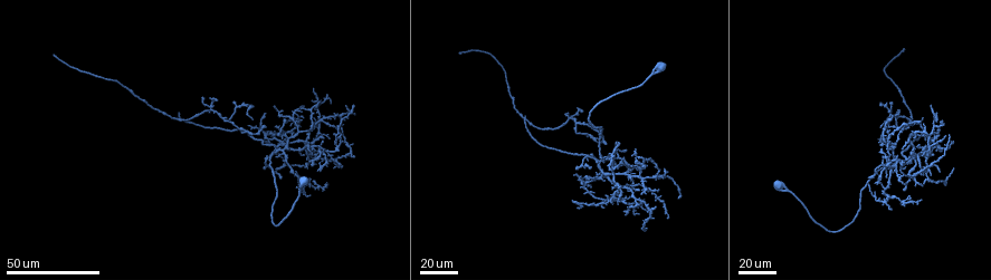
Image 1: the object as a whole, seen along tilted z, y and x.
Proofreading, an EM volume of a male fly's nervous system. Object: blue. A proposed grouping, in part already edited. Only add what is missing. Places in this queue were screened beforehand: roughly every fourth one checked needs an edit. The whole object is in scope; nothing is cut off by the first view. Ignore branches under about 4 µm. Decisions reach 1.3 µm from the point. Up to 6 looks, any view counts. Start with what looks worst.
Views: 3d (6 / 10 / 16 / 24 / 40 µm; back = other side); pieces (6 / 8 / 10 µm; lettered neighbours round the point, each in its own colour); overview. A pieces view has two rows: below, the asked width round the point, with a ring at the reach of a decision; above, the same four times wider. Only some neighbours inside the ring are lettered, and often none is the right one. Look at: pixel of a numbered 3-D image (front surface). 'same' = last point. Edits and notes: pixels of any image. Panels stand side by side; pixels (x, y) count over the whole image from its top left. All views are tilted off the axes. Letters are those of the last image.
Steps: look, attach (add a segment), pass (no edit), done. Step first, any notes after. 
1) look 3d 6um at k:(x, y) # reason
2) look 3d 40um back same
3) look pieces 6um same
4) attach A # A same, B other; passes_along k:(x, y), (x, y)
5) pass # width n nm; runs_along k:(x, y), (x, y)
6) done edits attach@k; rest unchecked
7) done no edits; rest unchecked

look 3d 24um at 1:(905, 49) # end of a long branch

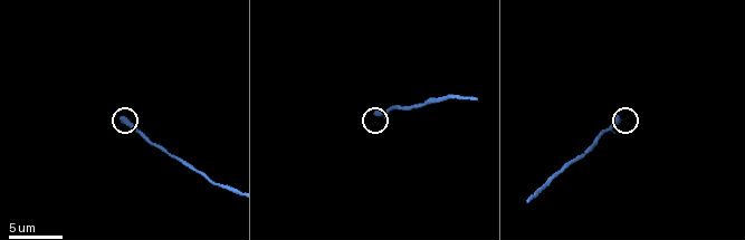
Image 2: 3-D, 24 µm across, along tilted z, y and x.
look pieces 10um at 2:(616, 116)

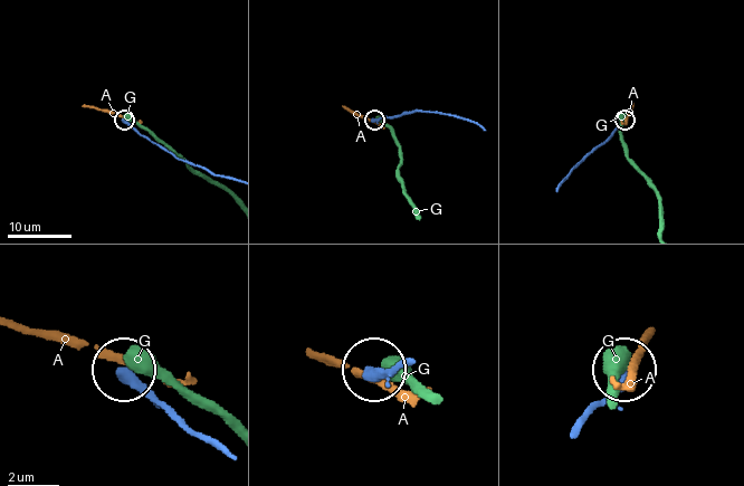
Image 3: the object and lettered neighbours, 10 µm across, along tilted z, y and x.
pass # A other, G other; runs_along 3:(227, 454), (155, 406), (125, 371); none of them fits

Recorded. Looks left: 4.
look 3d 24um at 1:(576, 168) # an open end

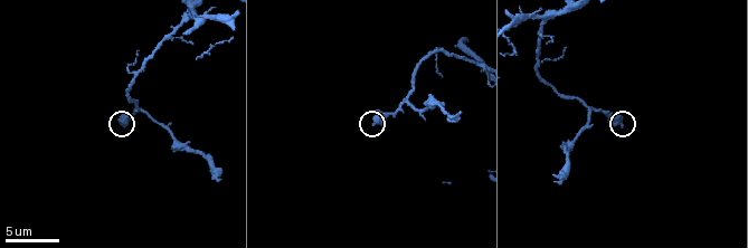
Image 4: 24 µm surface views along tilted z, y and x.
look pieces 8um at 4:(620, 127)

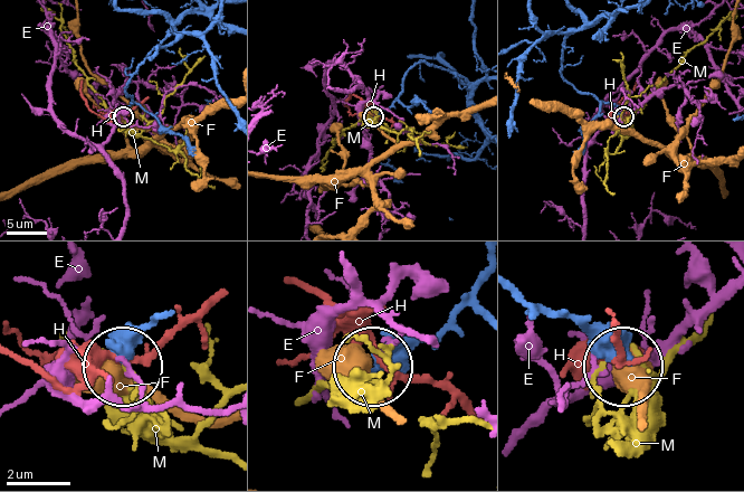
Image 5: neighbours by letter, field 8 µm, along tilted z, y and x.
pass # width 380 nm; E other, F other, H other, M other; runs_along 5:(471, 290), (450, 323), (372, 370); no lettered segment goes on from it

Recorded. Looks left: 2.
look 3d 40um at 1:(881, 153) # tapers out

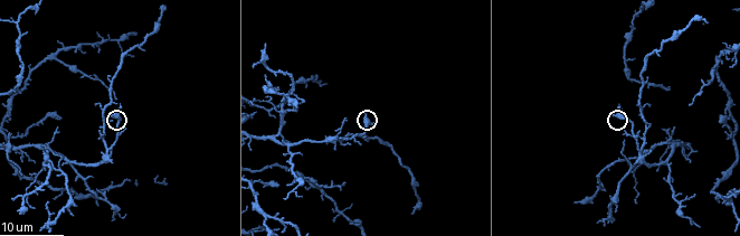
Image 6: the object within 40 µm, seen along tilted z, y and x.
look pieces 10um at 6:(109, 117)

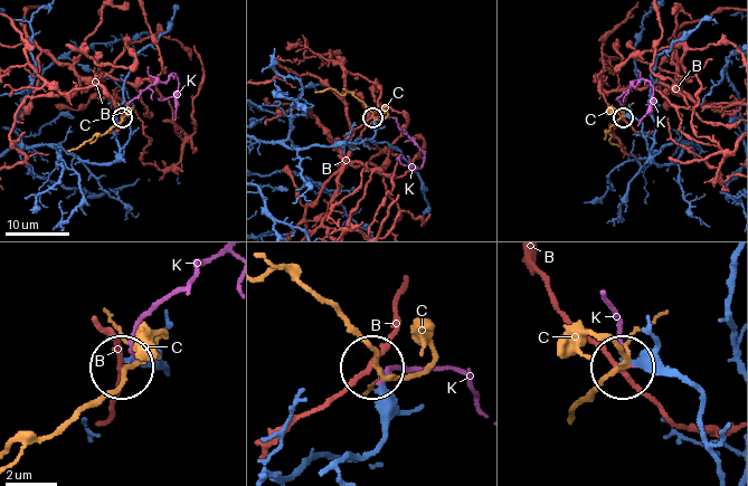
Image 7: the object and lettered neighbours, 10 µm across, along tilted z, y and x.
pass # B other, C other, K other; runs_along 7:(329, 465), (381, 437), (377, 368); none of them fits

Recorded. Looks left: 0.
done no edits; rest unchecked

